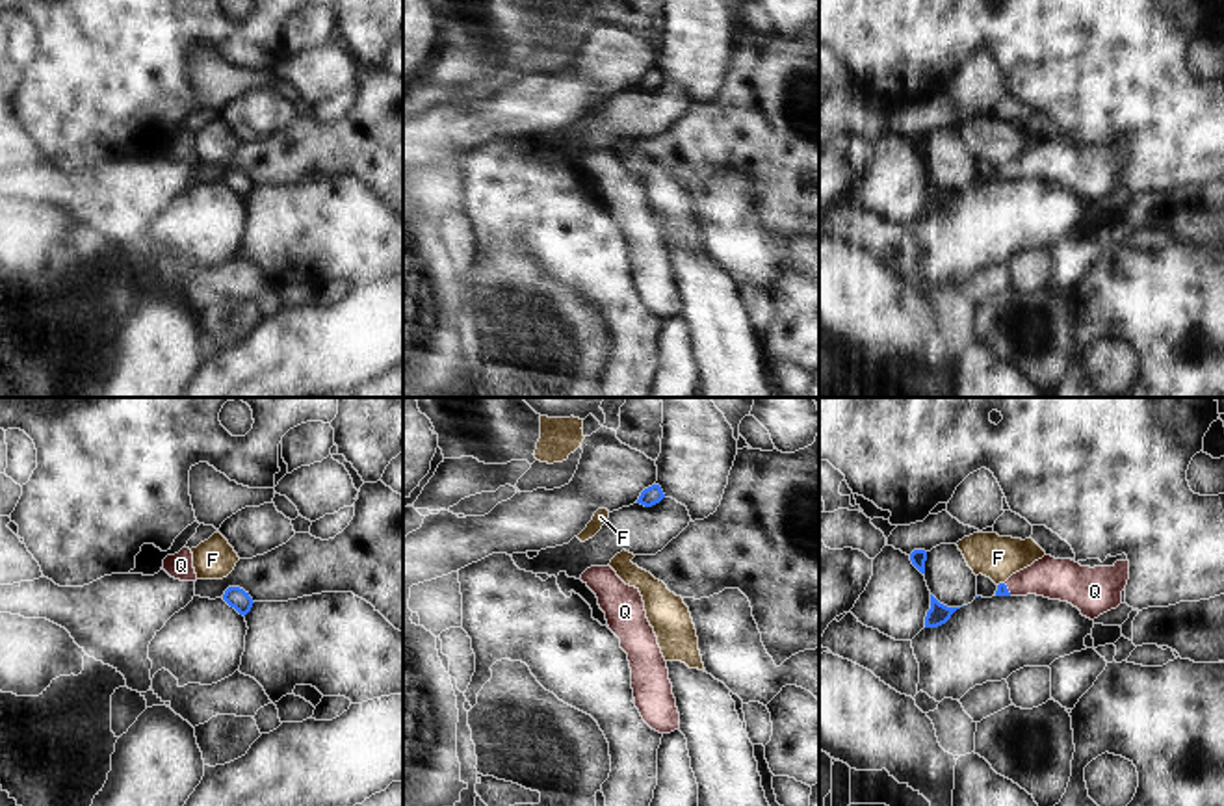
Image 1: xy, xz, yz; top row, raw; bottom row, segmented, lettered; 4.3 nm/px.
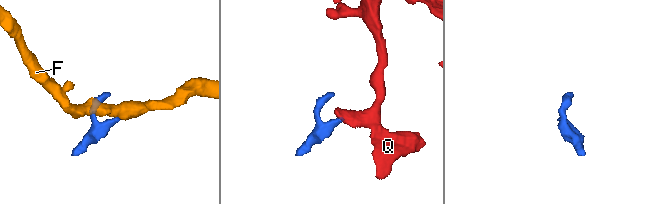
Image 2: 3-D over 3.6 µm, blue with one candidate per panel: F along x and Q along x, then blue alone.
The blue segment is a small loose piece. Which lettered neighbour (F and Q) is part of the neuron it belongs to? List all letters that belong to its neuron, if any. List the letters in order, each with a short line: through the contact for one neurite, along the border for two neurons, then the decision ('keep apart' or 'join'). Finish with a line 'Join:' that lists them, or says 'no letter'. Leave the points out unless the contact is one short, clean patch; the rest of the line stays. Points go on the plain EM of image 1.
F: line yz (1003, 166), (998, 169); keep apart
Q: line yz (1002, 173), (1007, 173), (1029, 164), (1052, 162); join
Join: Q

